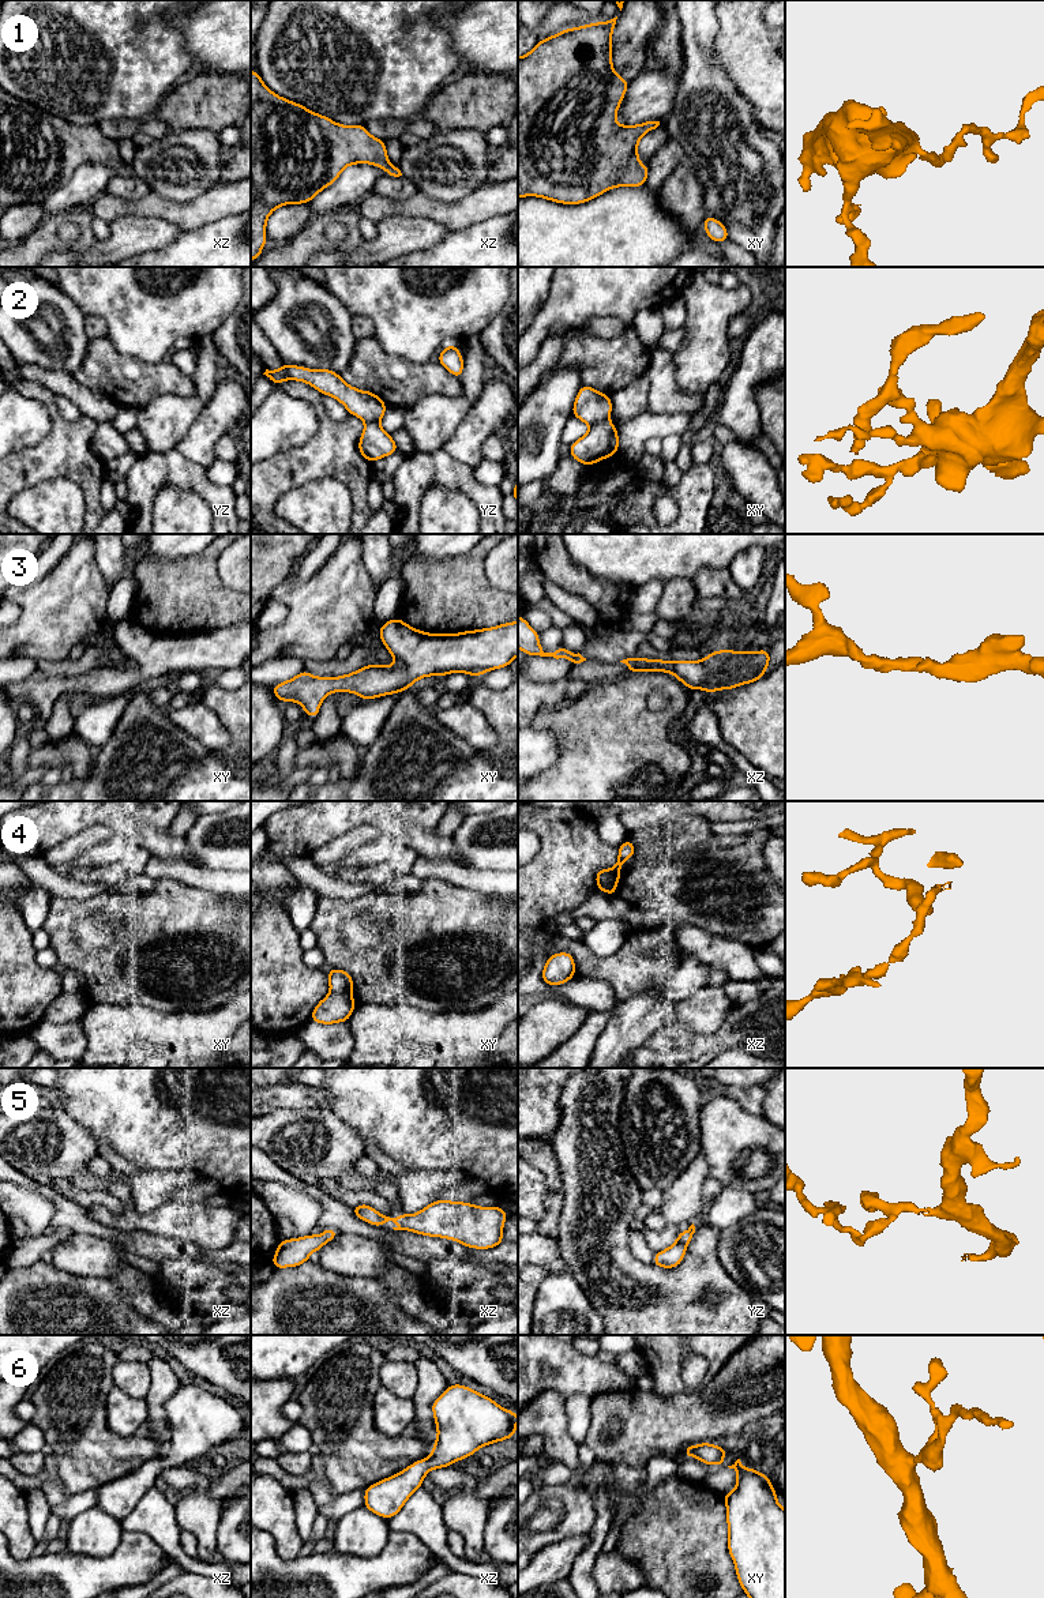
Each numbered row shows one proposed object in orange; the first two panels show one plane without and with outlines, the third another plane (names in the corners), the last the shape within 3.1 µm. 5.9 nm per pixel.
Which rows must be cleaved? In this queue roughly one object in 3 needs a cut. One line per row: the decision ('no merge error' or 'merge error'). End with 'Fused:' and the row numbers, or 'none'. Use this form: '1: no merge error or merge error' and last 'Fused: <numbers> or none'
1: no merge error
2: merge error
3: no merge error
4: merge error
5: no merge error
6: no merge error
Fused: 2, 4

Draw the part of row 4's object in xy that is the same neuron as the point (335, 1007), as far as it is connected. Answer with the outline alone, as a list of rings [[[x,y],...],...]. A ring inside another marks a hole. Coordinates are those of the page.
[[[330,992],[318,1003],[311,1014],[311,1020],[322,1024],[348,1022],[356,1008],[352,993]]]

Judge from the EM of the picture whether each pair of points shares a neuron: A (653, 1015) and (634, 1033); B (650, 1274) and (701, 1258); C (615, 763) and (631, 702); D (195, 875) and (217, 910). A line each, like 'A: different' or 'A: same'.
A: same
B: same
C: same
D: different

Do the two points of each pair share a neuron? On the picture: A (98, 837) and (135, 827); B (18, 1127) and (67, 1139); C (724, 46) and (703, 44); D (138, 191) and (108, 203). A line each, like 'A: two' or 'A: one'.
A: two
B: one
C: two
D: two

